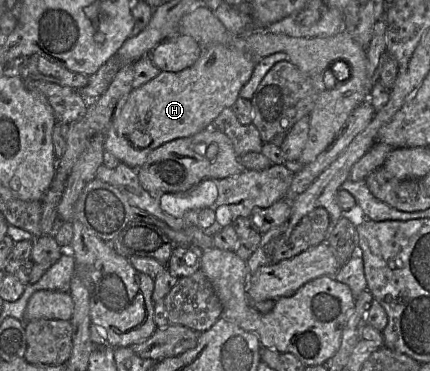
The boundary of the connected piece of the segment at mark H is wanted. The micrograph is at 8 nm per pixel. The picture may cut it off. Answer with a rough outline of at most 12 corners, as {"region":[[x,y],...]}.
{"region":[[205,47],[133,89],[104,140],[133,169],[212,126],[256,62]]}

